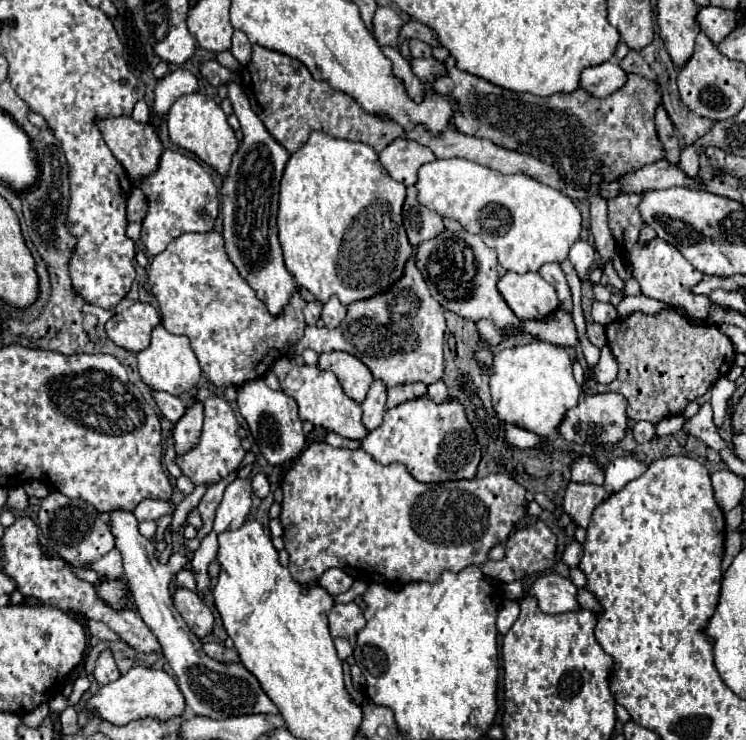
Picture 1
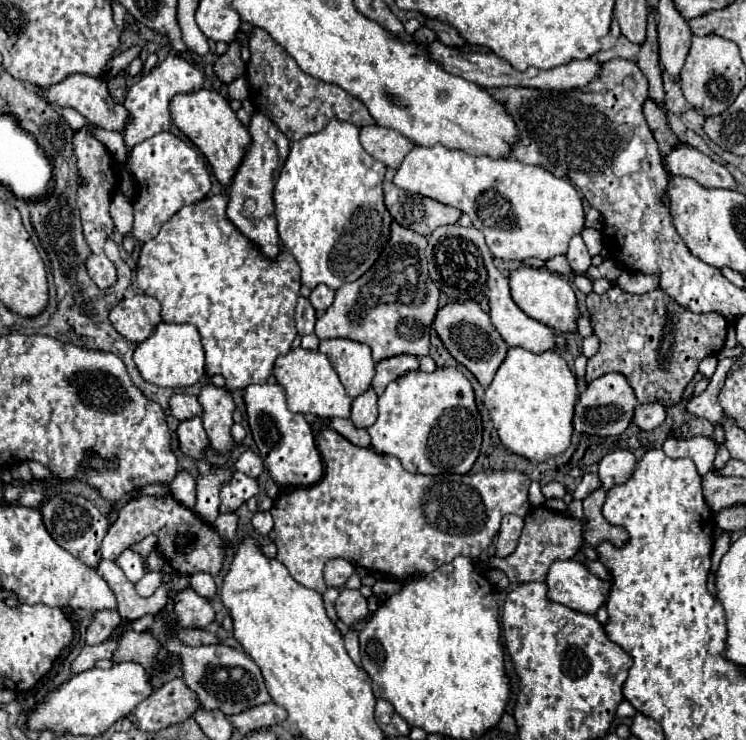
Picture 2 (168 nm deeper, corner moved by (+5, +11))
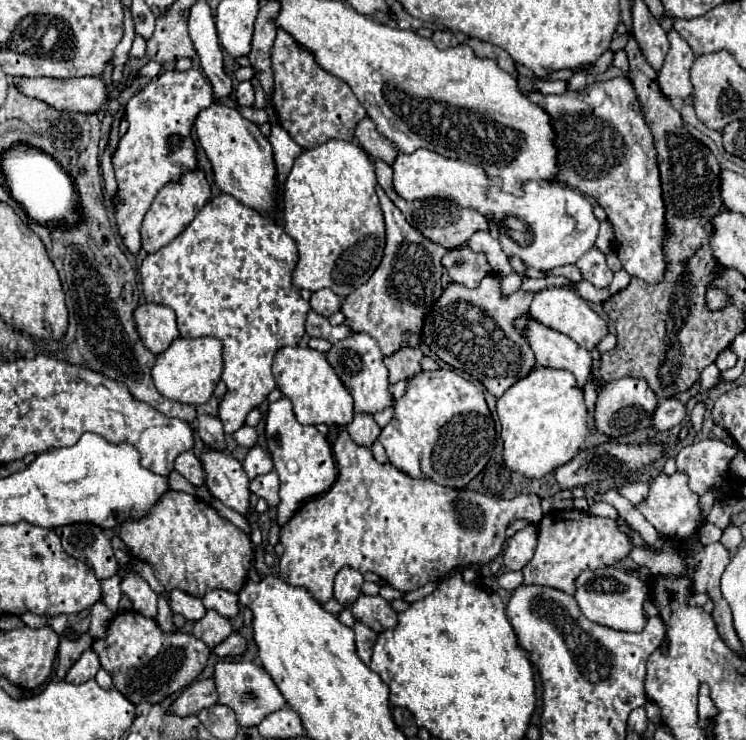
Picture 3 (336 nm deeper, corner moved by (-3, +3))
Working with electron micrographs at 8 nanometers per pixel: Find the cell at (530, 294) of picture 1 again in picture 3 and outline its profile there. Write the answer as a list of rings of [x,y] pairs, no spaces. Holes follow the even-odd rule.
[[[547,288],[547,290],[537,292],[531,302],[531,316],[543,326],[567,334],[569,338],[573,338],[579,346],[587,350],[593,350],[609,334],[607,322],[599,314],[595,314],[589,308],[589,304],[571,288]]]

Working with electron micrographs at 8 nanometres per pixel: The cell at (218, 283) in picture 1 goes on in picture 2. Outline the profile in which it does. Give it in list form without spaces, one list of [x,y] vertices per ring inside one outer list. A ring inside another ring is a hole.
[[[217,194],[181,208],[179,214],[163,224],[161,232],[153,240],[143,244],[137,264],[137,284],[143,292],[161,302],[163,322],[187,322],[197,326],[205,350],[205,374],[221,374],[225,378],[227,388],[203,386],[201,394],[197,396],[203,408],[203,426],[209,438],[209,446],[217,454],[229,454],[237,446],[231,436],[235,404],[227,390],[245,388],[247,384],[263,384],[269,378],[277,356],[291,350],[291,344],[297,336],[293,316],[301,288],[301,268],[297,266],[295,258],[285,250],[281,250],[277,260],[265,260],[259,256],[257,248],[227,220],[225,204],[227,196]]]

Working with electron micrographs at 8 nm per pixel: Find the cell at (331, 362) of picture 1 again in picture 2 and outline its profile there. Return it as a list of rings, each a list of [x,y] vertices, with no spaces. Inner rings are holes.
[[[333,338],[323,340],[319,344],[319,352],[331,360],[341,384],[345,386],[351,398],[357,398],[371,386],[375,362],[371,358],[371,350],[367,348],[367,344],[359,344],[347,338]]]

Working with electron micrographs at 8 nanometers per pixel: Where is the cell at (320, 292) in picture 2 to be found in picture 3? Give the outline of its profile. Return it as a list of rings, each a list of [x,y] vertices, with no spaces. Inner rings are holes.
[[[323,288],[323,290],[313,292],[309,304],[311,304],[311,308],[317,314],[321,314],[325,318],[329,318],[331,314],[335,314],[335,312],[341,310],[341,298],[337,294],[333,294],[329,288]]]

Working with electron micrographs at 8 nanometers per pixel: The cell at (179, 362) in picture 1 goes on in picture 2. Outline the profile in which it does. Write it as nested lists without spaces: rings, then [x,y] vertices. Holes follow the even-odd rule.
[[[159,322],[153,334],[137,344],[133,356],[141,376],[155,384],[155,386],[169,386],[169,388],[185,388],[203,378],[203,364],[205,352],[201,346],[201,336],[193,324],[165,324]]]

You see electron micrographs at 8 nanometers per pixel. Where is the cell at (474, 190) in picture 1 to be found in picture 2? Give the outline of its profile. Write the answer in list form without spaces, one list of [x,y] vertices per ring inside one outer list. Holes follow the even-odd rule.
[[[435,144],[431,148],[415,146],[401,162],[393,182],[411,194],[433,198],[469,214],[473,228],[485,234],[491,254],[505,262],[523,262],[527,258],[549,260],[557,254],[565,254],[571,236],[581,234],[585,228],[585,214],[575,186],[539,166],[529,166],[515,158],[493,160],[489,156],[471,156],[463,150],[449,150],[443,144]]]

